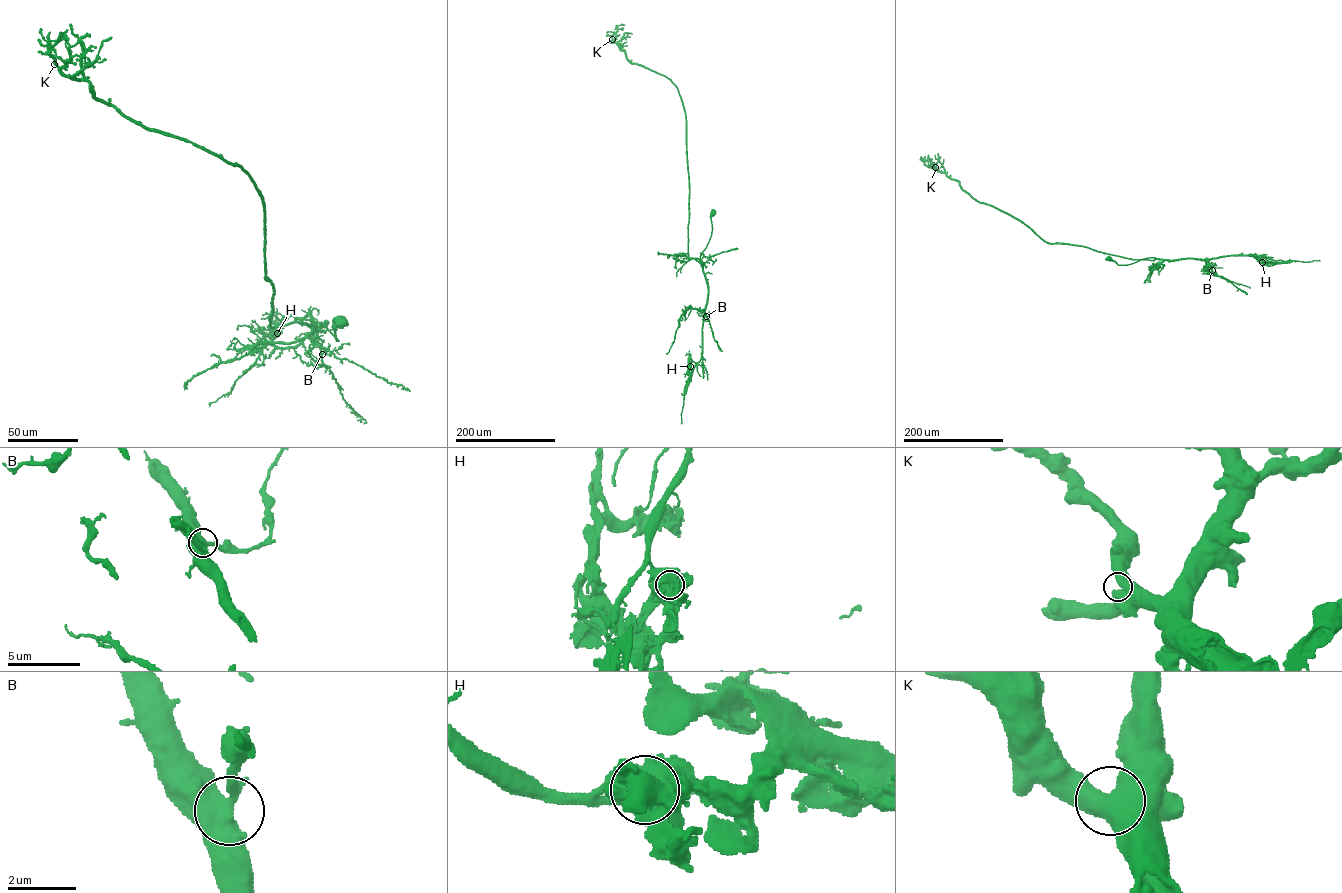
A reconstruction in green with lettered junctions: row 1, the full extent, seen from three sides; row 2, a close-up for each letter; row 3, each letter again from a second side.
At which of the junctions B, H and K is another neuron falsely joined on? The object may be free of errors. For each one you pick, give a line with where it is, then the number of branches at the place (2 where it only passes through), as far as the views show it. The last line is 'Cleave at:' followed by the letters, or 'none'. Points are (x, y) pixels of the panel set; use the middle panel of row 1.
H: (690, 366) | 2
Cleave at: H

